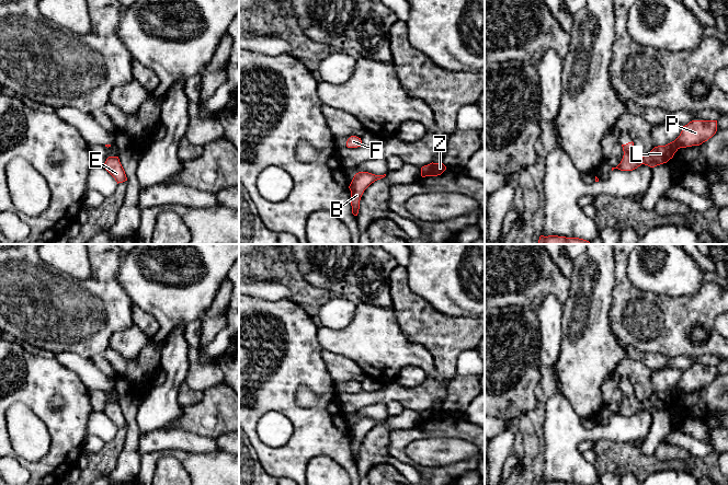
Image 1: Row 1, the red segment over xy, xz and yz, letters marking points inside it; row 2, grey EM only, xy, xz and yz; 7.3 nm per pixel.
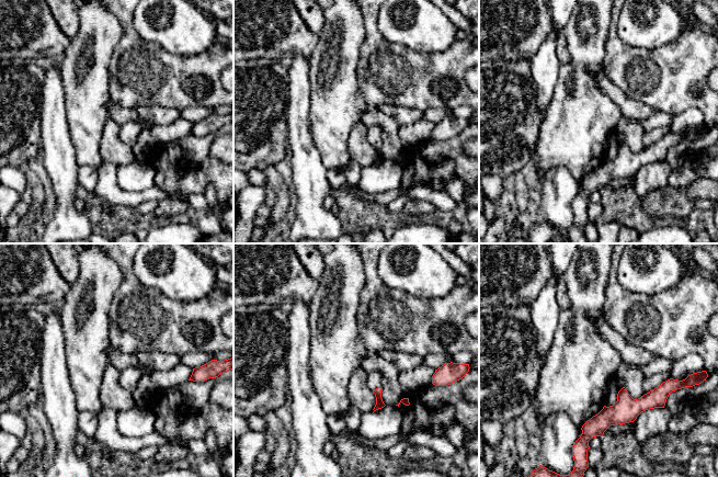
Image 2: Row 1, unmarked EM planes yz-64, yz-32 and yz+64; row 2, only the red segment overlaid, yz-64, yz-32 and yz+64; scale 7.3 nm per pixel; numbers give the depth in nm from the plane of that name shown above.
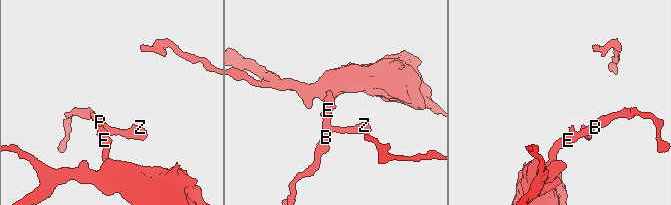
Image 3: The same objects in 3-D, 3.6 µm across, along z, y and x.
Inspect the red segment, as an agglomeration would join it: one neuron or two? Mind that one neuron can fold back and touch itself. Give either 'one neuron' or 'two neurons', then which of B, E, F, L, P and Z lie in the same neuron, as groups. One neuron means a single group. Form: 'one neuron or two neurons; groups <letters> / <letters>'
one neuron; groups B E F L P Z

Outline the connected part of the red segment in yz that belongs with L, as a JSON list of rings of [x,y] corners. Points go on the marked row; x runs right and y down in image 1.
[[[692,120],[683,126],[680,136],[666,146],[655,147],[647,155],[636,153],[634,142],[622,145],[624,155],[621,163],[614,169],[633,171],[641,164],[655,168],[667,163],[680,148],[699,146],[712,138],[717,131],[717,120]]]

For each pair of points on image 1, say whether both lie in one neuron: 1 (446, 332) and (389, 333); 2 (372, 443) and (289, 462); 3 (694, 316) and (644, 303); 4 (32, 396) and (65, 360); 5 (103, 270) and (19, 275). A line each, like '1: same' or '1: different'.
1: different
2: different
3: same
4: different
5: same

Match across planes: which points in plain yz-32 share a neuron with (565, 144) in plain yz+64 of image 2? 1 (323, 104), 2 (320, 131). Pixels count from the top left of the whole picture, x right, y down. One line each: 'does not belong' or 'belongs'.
1: belongs
2: belongs

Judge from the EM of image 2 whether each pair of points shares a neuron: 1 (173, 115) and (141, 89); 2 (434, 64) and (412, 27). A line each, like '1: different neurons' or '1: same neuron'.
1: different neurons
2: different neurons

